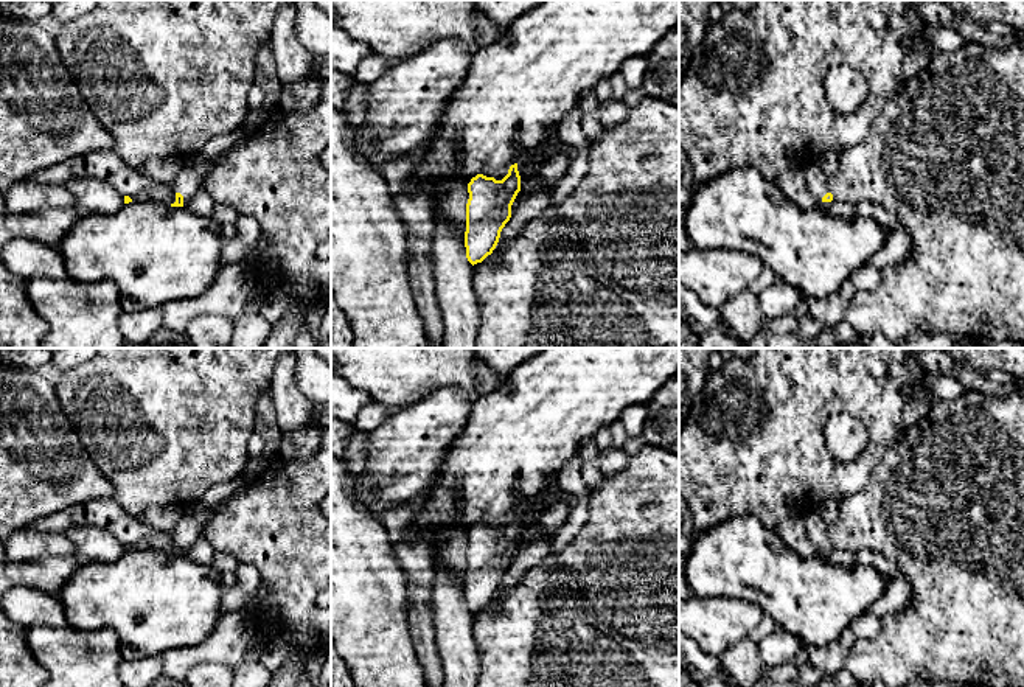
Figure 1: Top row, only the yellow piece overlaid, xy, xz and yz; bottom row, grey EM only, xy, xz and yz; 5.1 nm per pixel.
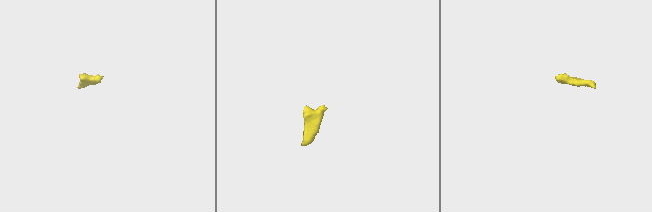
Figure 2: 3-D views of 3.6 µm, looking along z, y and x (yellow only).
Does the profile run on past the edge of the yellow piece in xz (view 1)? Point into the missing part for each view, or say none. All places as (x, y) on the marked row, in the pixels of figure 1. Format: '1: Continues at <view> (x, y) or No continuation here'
1: No continuation here

